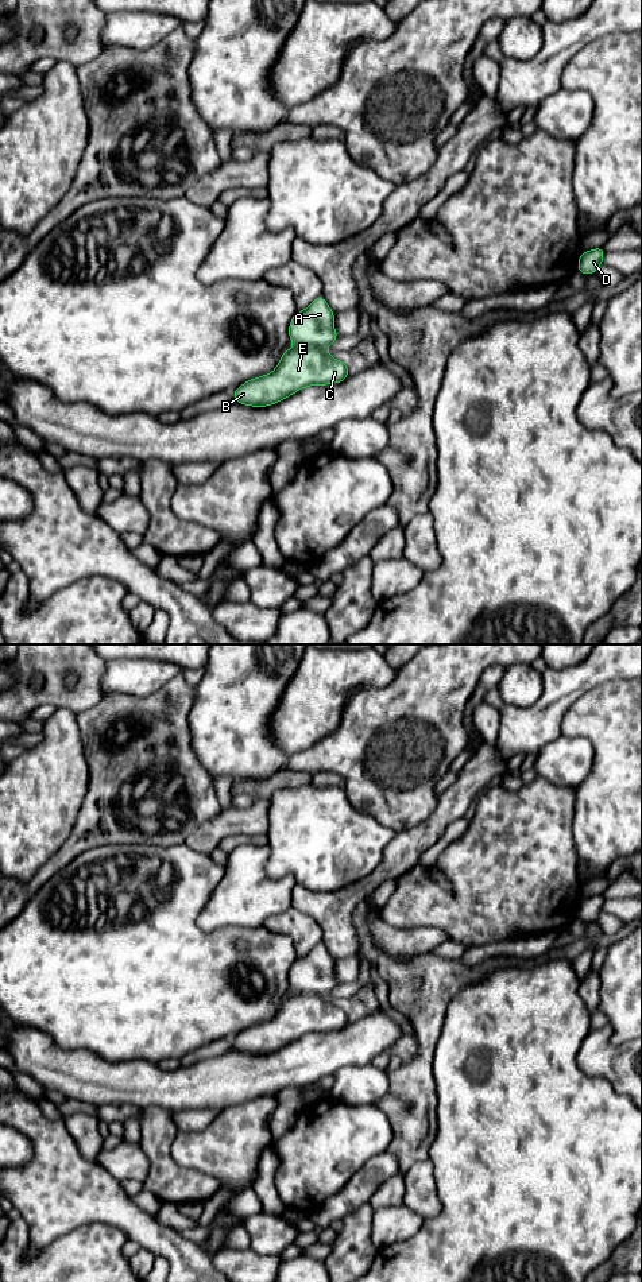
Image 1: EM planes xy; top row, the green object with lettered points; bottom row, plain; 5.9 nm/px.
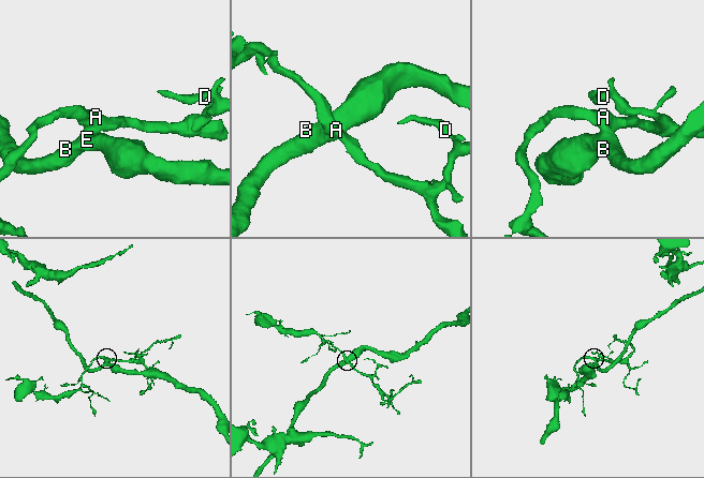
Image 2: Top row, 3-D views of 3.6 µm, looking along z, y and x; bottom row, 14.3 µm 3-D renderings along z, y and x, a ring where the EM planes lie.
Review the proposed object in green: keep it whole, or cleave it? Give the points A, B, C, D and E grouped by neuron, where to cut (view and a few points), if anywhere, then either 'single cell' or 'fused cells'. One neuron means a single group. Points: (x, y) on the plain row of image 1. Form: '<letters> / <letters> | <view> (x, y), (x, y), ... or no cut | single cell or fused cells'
A D / B C E | xy (296, 991), (316, 994), (324, 998) | fused cells

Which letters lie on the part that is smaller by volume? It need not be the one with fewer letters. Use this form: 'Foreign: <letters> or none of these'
Foreign: A, D

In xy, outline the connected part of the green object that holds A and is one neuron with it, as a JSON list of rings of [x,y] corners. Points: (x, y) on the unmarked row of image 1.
[[[322,942],[305,957],[297,958],[289,971],[290,989],[302,994],[328,996],[337,985],[334,958]]]

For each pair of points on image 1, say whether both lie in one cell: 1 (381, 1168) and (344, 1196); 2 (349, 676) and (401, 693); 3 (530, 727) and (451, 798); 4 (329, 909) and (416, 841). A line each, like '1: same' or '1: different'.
1: same
2: different
3: different
4: same

